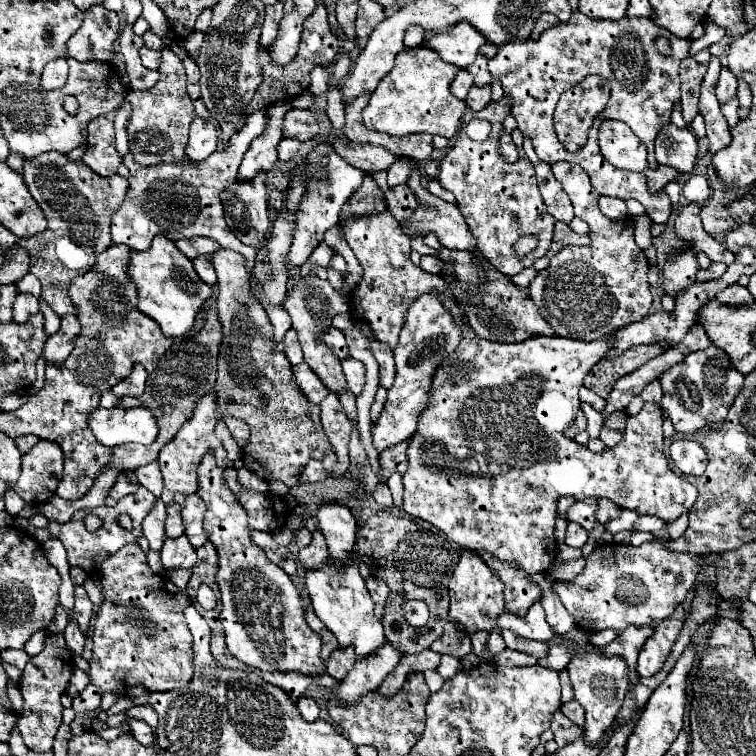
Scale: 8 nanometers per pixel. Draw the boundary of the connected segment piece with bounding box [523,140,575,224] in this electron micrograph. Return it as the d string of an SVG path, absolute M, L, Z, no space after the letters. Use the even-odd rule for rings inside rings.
M529 140L523 142L523 148L525 148L527 158L535 166L535 174L537 174L537 180L539 180L539 190L541 190L541 196L545 200L547 212L553 214L557 220L563 220L563 222L569 224L575 218L575 214L573 214L573 206L571 206L569 196L565 194L561 182L555 180L555 176L551 172L551 166L547 162L541 162L541 158L537 158L537 154L533 154L533 144Z

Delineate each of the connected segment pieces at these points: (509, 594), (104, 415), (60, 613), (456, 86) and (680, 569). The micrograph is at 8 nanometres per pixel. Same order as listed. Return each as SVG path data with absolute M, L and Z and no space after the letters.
M477 550L477 554L501 576L505 584L505 608L517 616L523 616L531 604L539 598L539 588L529 582L529 578L517 568L507 562L499 562L491 552Z
M97 408L89 414L89 428L93 430L95 438L103 446L117 446L127 442L137 444L153 444L157 438L157 424L149 410L145 408Z
M59 604L59 606L57 606L57 614L55 614L55 620L53 620L53 624L47 628L47 634L63 634L65 626L67 626L67 614L65 614L63 606Z
M459 70L459 74L451 82L451 94L457 96L459 100L467 100L471 86L473 86L473 76L467 70Z
M611 542L593 550L585 570L573 582L555 582L553 590L565 608L597 612L597 630L613 628L621 632L627 626L657 626L685 600L701 564L699 556L669 552L659 542L645 542L639 548Z

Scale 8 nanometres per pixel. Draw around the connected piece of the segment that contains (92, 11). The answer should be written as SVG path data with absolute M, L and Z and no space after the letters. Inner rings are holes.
M103 4L91 6L85 10L85 20L79 32L67 42L67 56L75 60L101 60L101 62L111 62L113 56L113 44L119 34L119 14L107 10Z

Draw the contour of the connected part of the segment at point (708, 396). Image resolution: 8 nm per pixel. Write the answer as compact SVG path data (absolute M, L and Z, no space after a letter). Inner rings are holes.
M709 346L707 350L697 350L689 356L685 356L683 362L669 368L665 374L661 374L661 386L663 386L663 398L661 408L671 418L677 432L693 434L699 430L717 428L725 422L727 412L743 388L743 374L739 370L733 370L733 362L729 362L729 356L725 350L717 346Z

